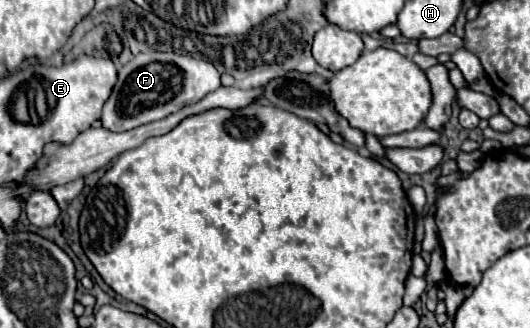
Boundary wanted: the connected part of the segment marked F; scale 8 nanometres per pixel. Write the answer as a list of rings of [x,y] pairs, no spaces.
[[[141,52],[119,70],[119,80],[103,106],[101,122],[111,132],[125,132],[141,124],[161,120],[189,104],[195,104],[209,92],[215,92],[219,86],[219,72],[209,62],[173,52]]]

